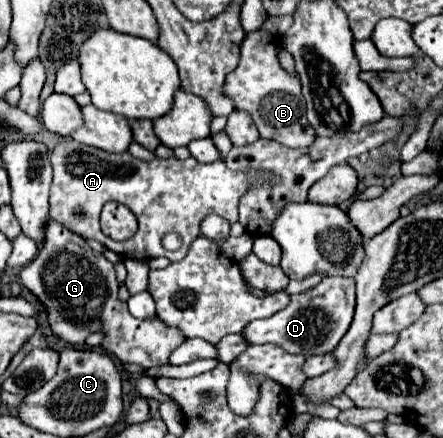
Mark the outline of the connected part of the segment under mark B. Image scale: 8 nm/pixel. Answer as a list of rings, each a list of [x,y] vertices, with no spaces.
[[[264,30],[246,34],[240,46],[240,62],[236,70],[226,76],[224,96],[232,98],[236,110],[244,110],[252,116],[262,138],[276,140],[288,148],[304,148],[314,142],[316,134],[304,116],[306,104],[300,92],[300,80],[286,74],[286,70],[280,66],[278,48],[280,42],[276,36],[270,36]]]

